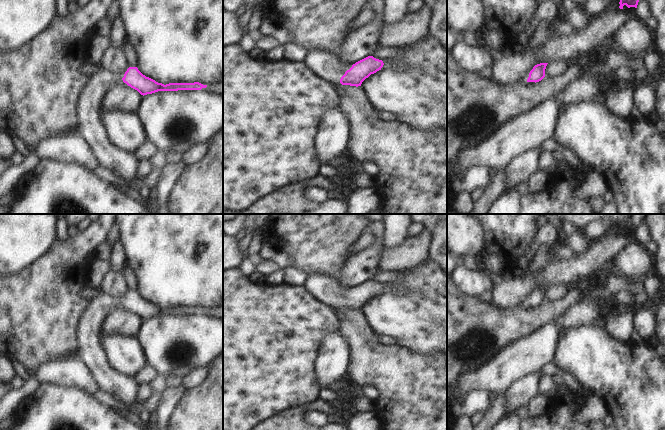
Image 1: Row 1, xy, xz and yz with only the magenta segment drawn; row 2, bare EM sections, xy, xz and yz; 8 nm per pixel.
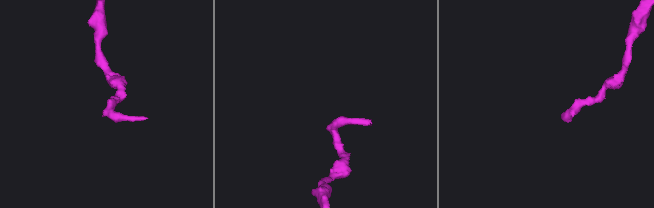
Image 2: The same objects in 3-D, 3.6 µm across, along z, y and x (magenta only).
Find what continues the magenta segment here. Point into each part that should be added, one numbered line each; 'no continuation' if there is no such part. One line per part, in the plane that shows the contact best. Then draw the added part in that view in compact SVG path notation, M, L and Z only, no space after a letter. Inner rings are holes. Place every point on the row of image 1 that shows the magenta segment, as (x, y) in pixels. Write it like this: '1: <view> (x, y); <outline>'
1: xz (325, 65); M320 48L308 51L303 63L309 71L318 77L335 84L340 84L341 77L347 71L336 55Z

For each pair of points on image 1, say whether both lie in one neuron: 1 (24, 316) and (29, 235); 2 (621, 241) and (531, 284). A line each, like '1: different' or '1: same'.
1: different
2: same

